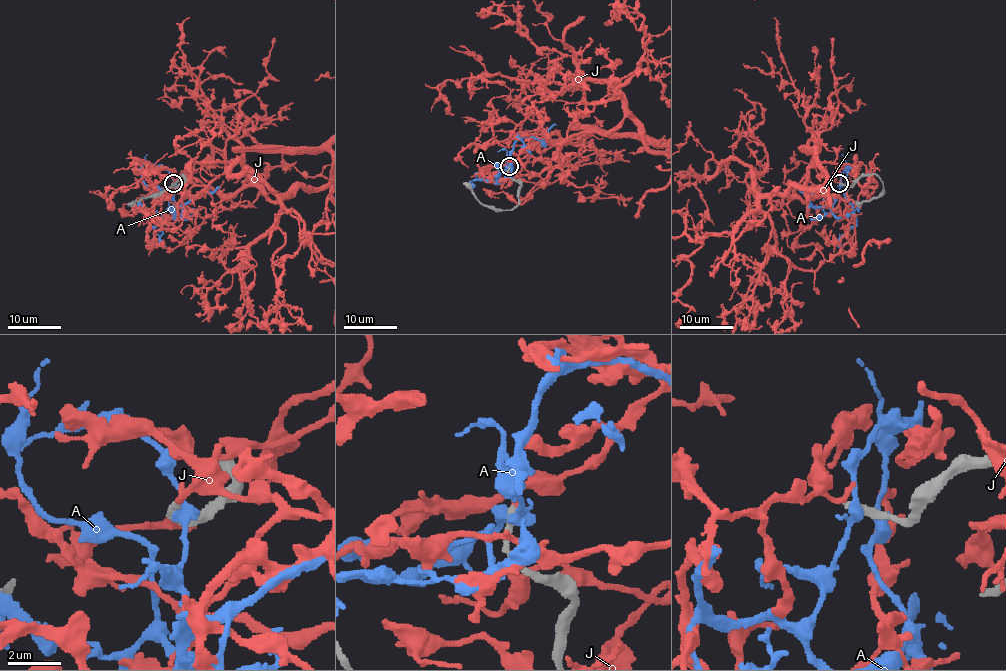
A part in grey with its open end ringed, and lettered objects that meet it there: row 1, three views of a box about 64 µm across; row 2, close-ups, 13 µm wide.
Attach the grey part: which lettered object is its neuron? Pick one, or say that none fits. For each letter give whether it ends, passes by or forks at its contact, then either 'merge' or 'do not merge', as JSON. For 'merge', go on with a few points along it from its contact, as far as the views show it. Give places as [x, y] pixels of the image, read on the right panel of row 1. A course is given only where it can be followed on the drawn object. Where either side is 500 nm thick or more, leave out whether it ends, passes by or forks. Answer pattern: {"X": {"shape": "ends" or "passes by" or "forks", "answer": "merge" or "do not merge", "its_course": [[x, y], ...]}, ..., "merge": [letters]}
{"A": {"shape": "passes by", "answer": "do not merge"}, "J": {"shape": "ends", "answer": "do not merge"}, "merge": []}

